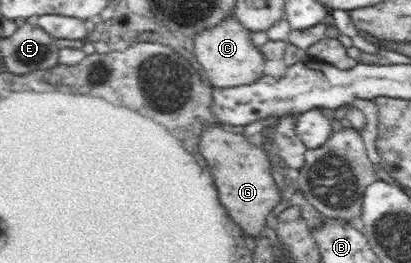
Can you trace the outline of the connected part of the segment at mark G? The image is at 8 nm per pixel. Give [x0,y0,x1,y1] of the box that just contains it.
[199,125,282,240]

